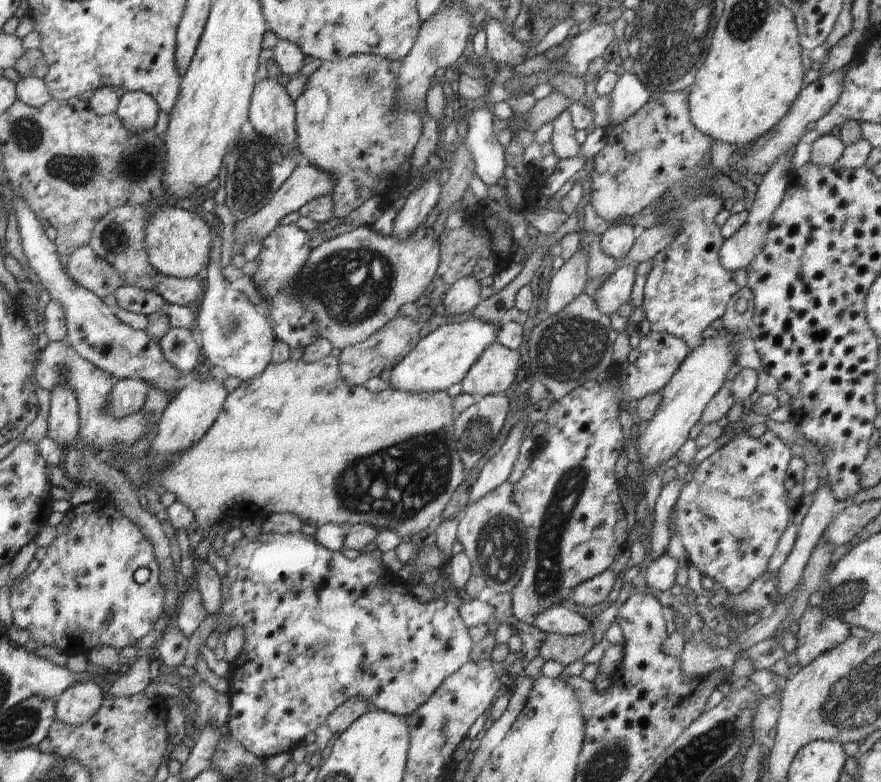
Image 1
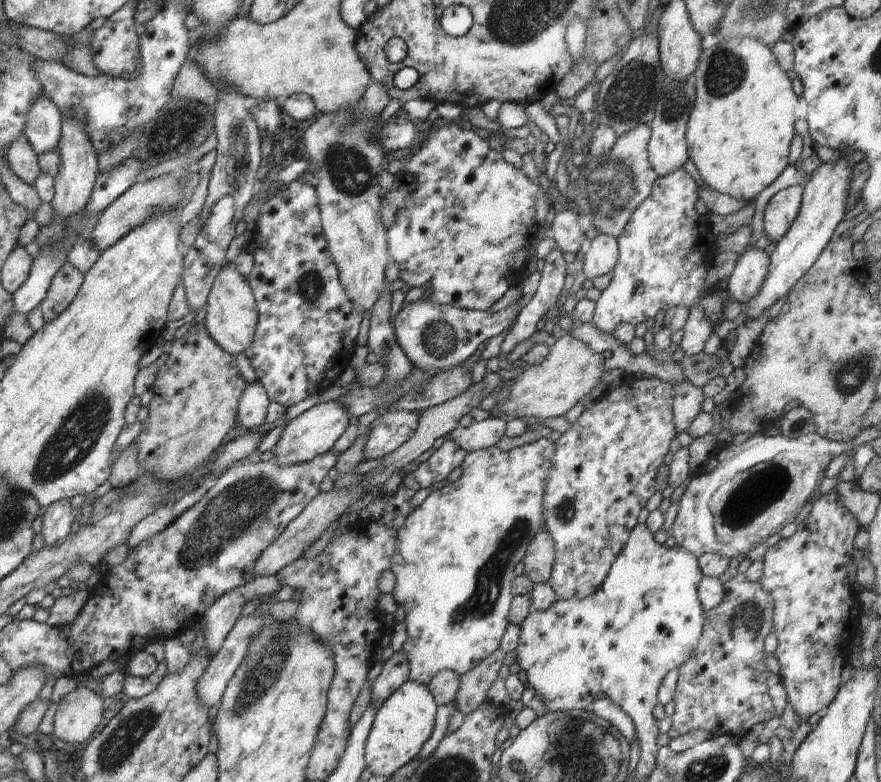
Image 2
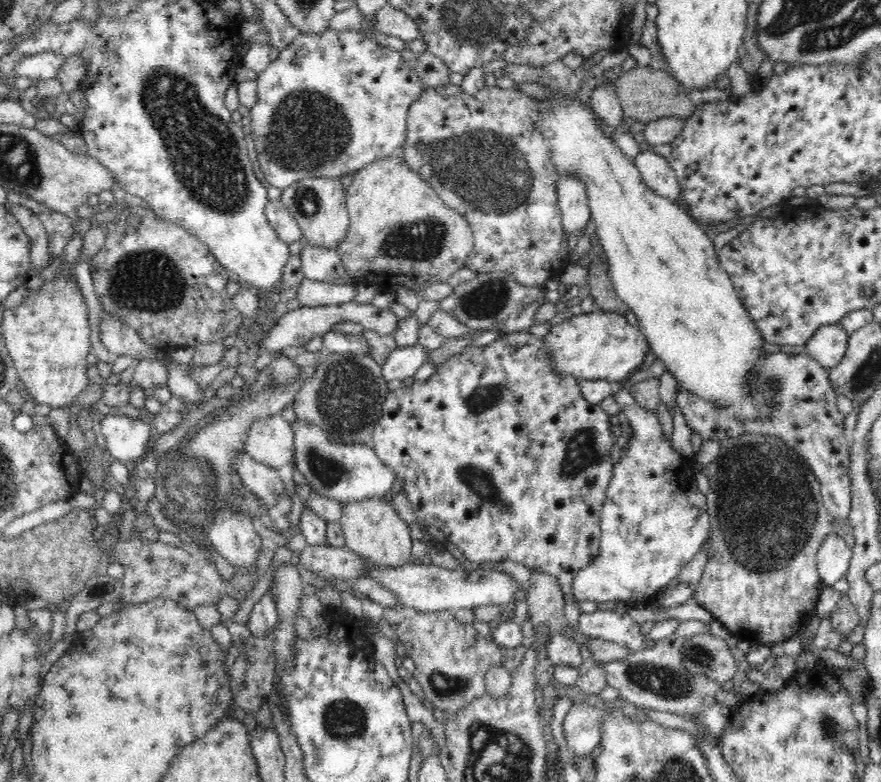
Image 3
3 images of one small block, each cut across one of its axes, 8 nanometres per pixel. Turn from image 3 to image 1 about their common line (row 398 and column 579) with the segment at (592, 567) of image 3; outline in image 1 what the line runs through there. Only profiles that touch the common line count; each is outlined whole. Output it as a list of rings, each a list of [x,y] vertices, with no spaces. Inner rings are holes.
[[[558,605],[541,612],[531,624],[546,634],[583,635],[590,628],[590,621],[574,612],[570,605]]]

